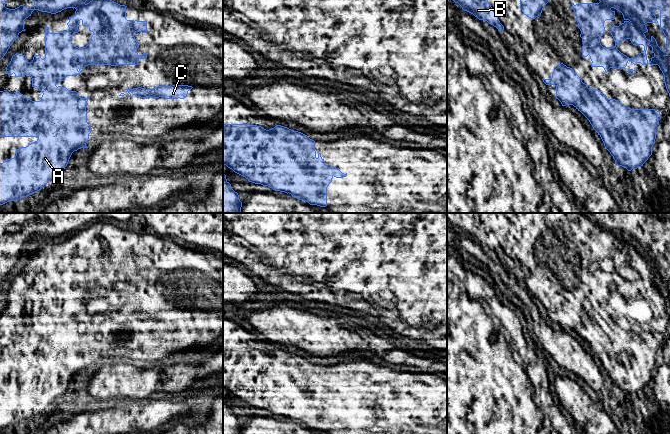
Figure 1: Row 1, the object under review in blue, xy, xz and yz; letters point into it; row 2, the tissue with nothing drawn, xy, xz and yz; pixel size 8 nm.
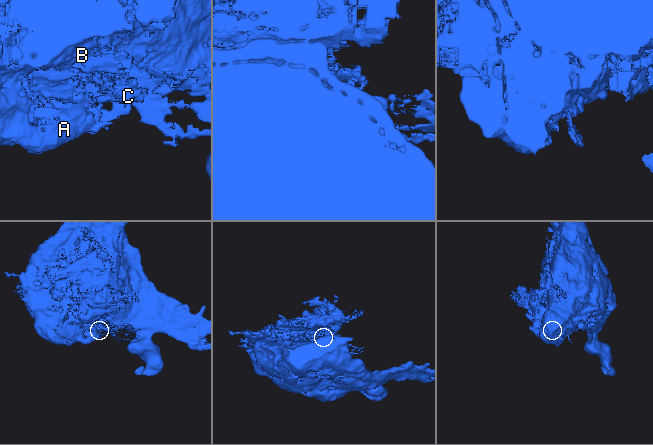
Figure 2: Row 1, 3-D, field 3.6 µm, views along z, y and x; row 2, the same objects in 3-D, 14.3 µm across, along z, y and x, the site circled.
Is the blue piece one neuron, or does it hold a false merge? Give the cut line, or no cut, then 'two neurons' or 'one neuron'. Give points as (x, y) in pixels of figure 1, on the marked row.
cut xz (333, 175), (311, 160), (298, 169), (294, 182), (281, 187); two neurons

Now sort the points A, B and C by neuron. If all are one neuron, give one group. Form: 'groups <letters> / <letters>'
groups A / B C

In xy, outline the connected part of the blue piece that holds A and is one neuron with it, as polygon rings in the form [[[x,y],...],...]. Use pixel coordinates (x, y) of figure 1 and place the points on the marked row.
[[[81,128],[79,133],[74,129],[59,129],[53,134],[39,137],[26,147],[17,149],[14,158],[0,163],[0,205],[9,201],[16,201],[41,190],[55,174],[60,173],[67,166],[74,151],[86,146],[88,135]]]

